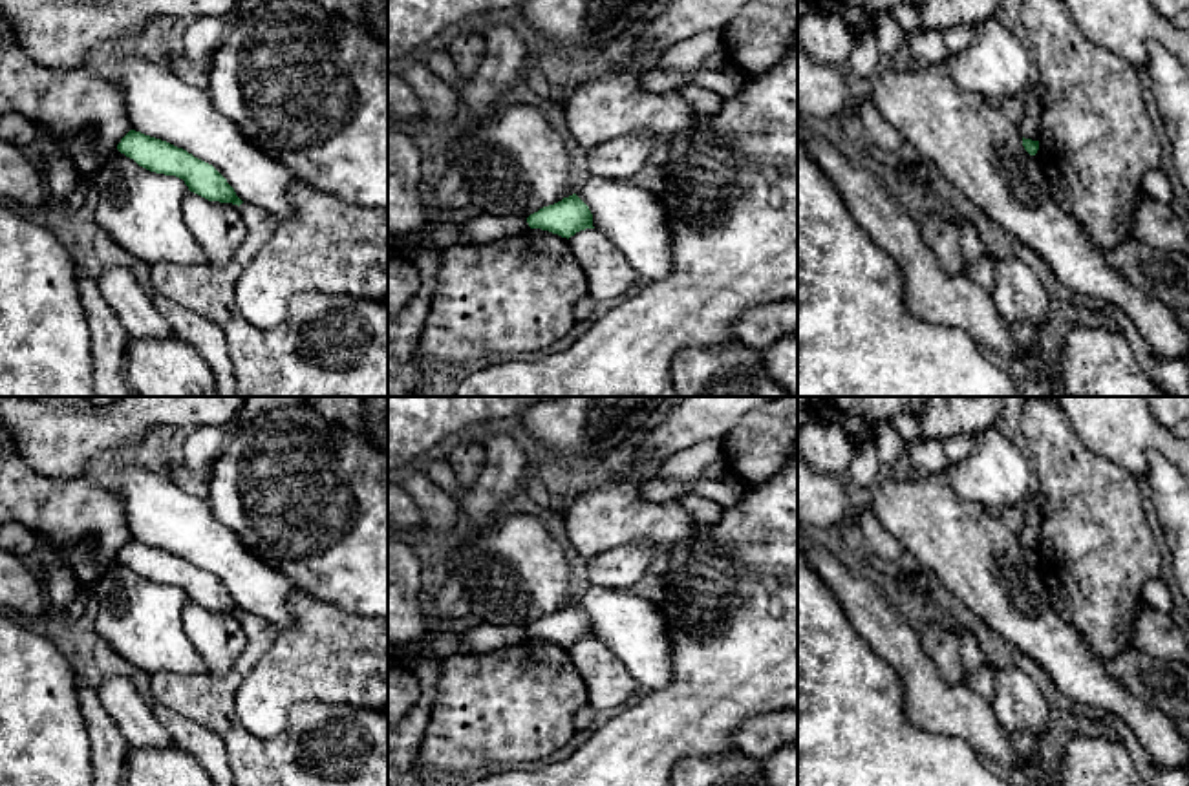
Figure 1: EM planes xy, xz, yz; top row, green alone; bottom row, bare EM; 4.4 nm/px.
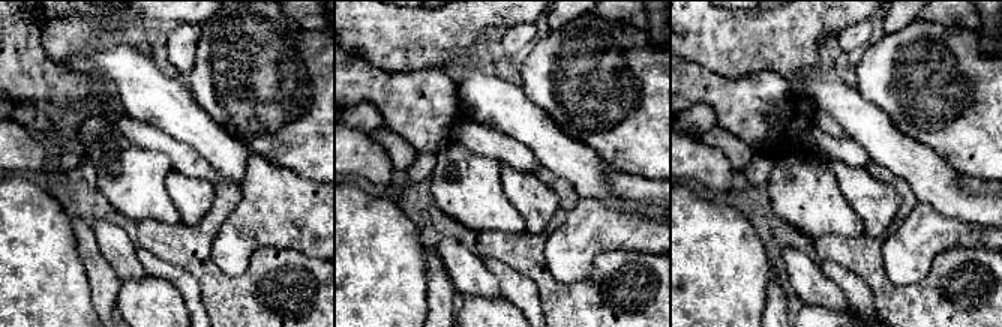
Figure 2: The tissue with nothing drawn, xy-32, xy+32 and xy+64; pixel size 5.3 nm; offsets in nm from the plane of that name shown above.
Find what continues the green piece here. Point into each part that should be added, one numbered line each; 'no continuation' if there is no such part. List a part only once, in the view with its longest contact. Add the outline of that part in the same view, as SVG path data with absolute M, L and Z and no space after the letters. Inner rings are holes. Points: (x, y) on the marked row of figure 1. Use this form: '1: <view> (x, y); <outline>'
no continuation

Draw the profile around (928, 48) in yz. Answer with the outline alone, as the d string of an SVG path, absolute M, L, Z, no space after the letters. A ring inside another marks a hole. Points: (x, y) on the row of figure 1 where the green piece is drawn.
M924 29L907 38L911 66L940 68L949 58L942 31Z

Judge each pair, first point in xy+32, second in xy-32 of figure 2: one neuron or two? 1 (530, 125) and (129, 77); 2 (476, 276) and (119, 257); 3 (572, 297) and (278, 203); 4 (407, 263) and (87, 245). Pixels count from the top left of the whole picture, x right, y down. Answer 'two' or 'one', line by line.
1: one
2: one
3: two
4: two

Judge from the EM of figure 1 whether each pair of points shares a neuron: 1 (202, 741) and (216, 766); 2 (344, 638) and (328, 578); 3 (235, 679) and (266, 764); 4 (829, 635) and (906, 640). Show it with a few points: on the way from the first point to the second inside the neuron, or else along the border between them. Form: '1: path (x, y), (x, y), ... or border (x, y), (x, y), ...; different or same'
1: path (205, 746), (213, 761); same
2: border (297, 587), (368, 618); different
3: path (222, 701), (224, 722), (244, 743); same
4: border (836, 600), (849, 624), (891, 666); different

